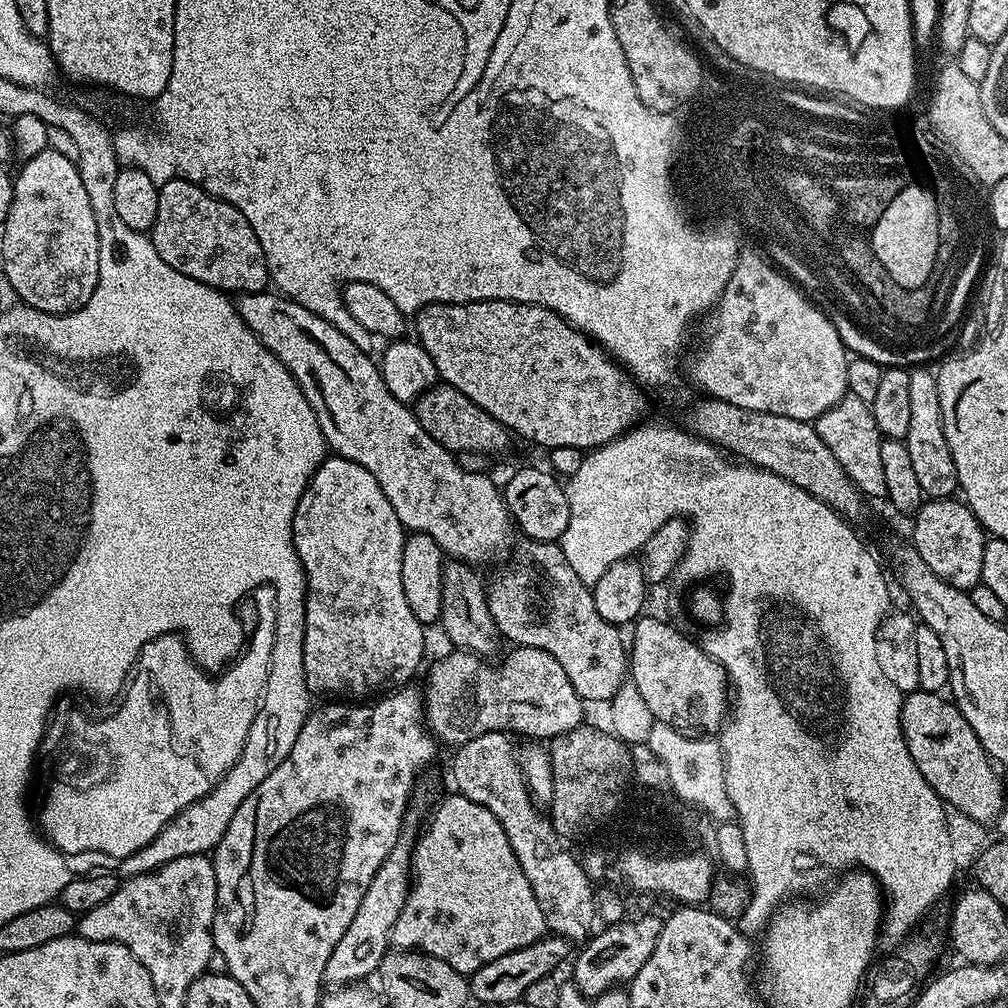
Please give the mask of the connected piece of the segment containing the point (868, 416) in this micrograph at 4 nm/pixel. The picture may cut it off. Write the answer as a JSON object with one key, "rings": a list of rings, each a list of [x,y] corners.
{"rings":[[[845,394],[834,406],[826,410],[814,422],[818,438],[826,444],[830,454],[838,458],[842,470],[855,482],[865,497],[878,496],[886,497],[886,477],[882,471],[882,439],[878,426],[874,422],[872,409],[862,398],[854,398]]]}

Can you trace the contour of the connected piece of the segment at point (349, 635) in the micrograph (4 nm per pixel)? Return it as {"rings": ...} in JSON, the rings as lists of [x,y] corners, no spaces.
{"rings":[[[335,454],[329,455],[314,470],[298,506],[294,510],[292,519],[292,547],[298,554],[304,581],[304,641],[302,642],[302,662],[306,670],[306,686],[309,693],[316,692],[320,698],[335,698],[340,702],[364,702],[369,698],[379,697],[389,690],[399,689],[407,685],[408,680],[416,672],[420,659],[424,656],[425,625],[414,618],[414,610],[410,610],[410,602],[406,602],[406,590],[402,590],[402,550],[406,539],[406,529],[402,522],[398,522],[398,514],[394,514],[394,506],[382,494],[382,486],[374,479],[370,470],[362,470],[358,462],[350,462],[346,458]]]}

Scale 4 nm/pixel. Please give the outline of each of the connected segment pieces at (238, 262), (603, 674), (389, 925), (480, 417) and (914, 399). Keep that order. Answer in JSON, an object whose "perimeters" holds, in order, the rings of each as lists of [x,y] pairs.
{"perimeters":[[[[171,180],[159,185],[158,218],[154,218],[154,226],[150,230],[154,250],[162,257],[166,266],[174,266],[178,274],[186,274],[186,278],[194,278],[194,282],[202,282],[211,288],[217,288],[225,294],[243,294],[245,292],[263,292],[269,287],[268,267],[262,254],[262,246],[246,218],[230,202],[211,196],[199,184],[189,180]]],[[[528,540],[516,552],[516,564],[508,564],[504,568],[504,572],[500,572],[493,578],[492,584],[487,585],[488,605],[490,606],[490,616],[494,618],[494,624],[497,632],[505,641],[509,640],[509,645],[519,646],[521,648],[533,648],[534,650],[546,650],[546,654],[551,654],[554,658],[558,658],[558,666],[562,666],[562,670],[566,670],[566,678],[570,678],[570,682],[574,686],[574,690],[580,695],[581,700],[591,702],[591,700],[601,700],[607,702],[614,694],[618,693],[619,688],[626,682],[626,677],[630,672],[630,652],[626,647],[626,642],[620,638],[621,629],[615,624],[606,622],[606,618],[602,618],[602,614],[598,614],[598,606],[594,606],[594,598],[592,597],[592,589],[589,585],[582,582],[582,578],[578,578],[578,574],[574,574],[570,562],[566,562],[566,554],[562,554],[559,543],[549,542],[546,540]]],[[[415,810],[405,815],[400,837],[394,842],[390,854],[386,854],[382,866],[378,866],[378,874],[374,874],[374,882],[366,886],[366,894],[362,894],[362,903],[354,913],[350,926],[346,926],[346,934],[342,934],[342,942],[334,946],[334,954],[330,954],[330,962],[326,962],[325,985],[343,986],[367,981],[369,979],[367,976],[371,972],[373,975],[379,969],[382,958],[390,951],[394,922],[398,922],[398,914],[402,914],[402,906],[408,897],[408,890],[414,883],[414,849],[421,824],[422,819],[420,820]]],[[[437,382],[423,392],[414,402],[414,411],[422,430],[434,438],[443,448],[453,454],[460,452],[504,452],[508,448],[510,433],[503,428],[493,416],[486,414],[482,406],[470,402],[466,394],[462,394],[454,386]]],[[[916,366],[910,371],[910,430],[905,434],[904,445],[910,450],[914,475],[922,486],[925,497],[948,498],[957,491],[954,458],[942,430],[942,402],[938,402],[938,382],[935,371],[928,366]]]]}

